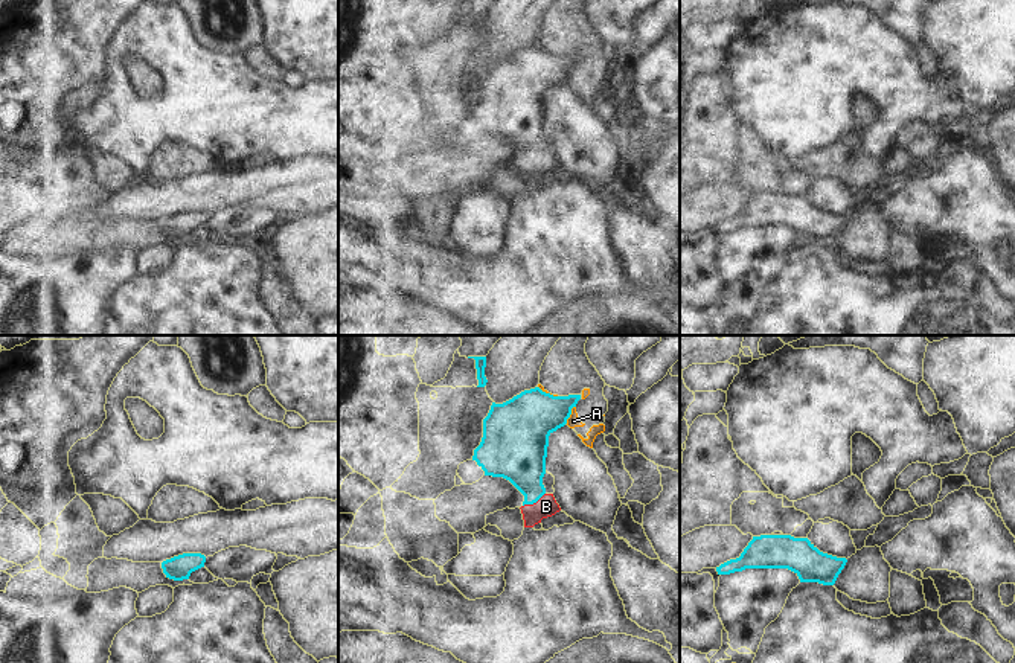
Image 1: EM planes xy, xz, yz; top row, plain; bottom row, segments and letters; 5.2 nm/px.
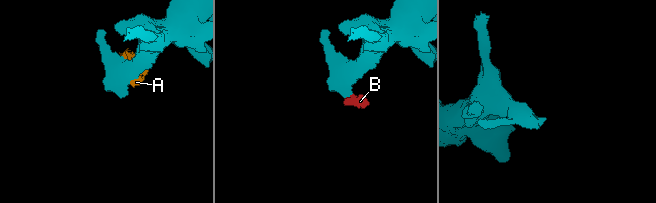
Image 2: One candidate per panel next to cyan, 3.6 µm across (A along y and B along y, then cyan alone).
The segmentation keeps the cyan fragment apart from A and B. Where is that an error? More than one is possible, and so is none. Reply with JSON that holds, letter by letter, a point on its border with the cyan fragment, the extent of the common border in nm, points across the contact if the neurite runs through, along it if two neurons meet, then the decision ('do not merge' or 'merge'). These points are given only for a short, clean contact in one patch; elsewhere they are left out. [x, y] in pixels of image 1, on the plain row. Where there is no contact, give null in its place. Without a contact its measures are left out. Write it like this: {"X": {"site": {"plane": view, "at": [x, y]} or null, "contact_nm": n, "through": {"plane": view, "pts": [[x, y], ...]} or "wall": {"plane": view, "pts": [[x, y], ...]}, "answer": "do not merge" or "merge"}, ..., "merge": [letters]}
{"A": {"site": {"plane": "xz", "at": [570, 72]}, "contact_nm": 110, "answer": "do not merge"}, "B": {"site": {"plane": "xz", "at": [534, 160]}, "contact_nm": 140, "through": {"plane": "xz", "pts": [[520, 116], [534, 150], [534, 160], [546, 165]]}, "answer": "merge"}, "merge": ["B"]}

